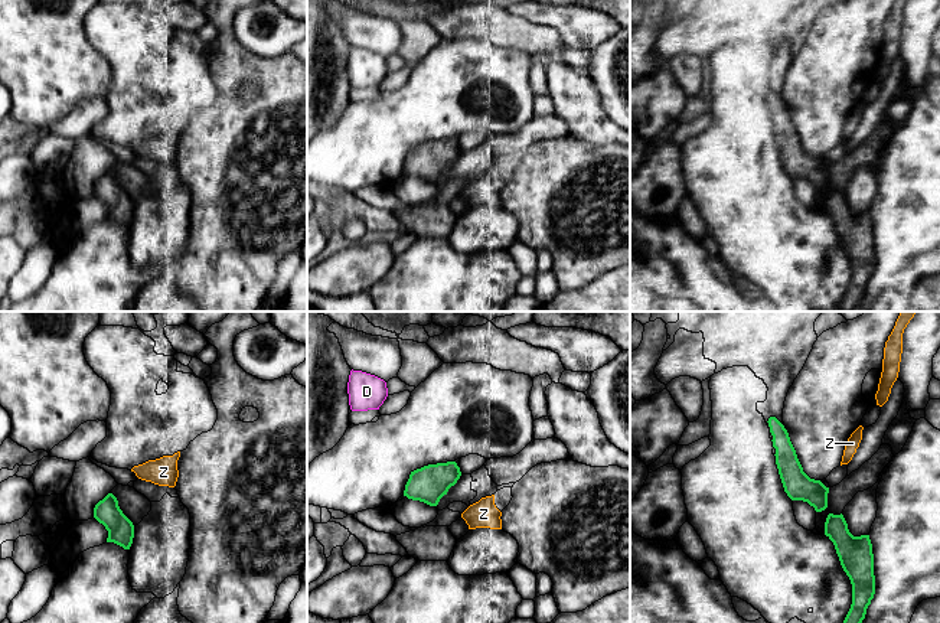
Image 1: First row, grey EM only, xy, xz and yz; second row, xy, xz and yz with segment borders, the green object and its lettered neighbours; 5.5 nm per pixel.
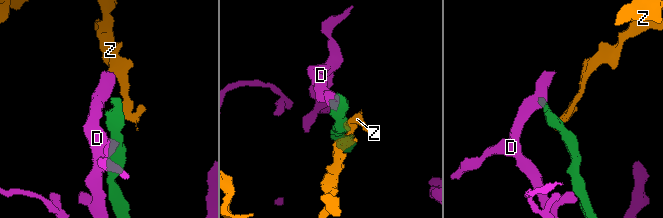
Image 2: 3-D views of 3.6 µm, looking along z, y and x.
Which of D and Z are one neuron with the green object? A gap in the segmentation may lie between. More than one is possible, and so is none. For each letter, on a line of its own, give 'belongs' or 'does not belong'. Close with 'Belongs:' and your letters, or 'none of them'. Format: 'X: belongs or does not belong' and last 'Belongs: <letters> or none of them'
D: does not belong
Z: does not belong
Belongs: none of them

